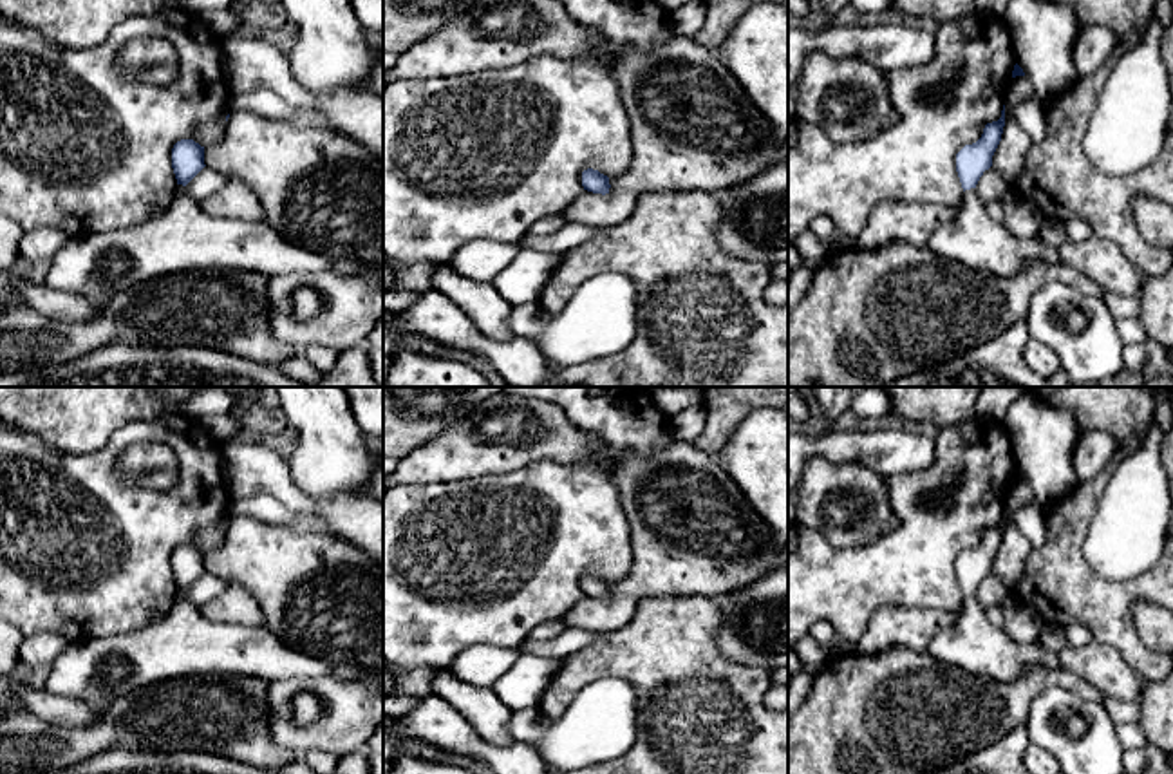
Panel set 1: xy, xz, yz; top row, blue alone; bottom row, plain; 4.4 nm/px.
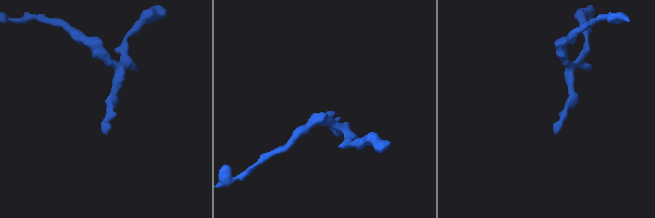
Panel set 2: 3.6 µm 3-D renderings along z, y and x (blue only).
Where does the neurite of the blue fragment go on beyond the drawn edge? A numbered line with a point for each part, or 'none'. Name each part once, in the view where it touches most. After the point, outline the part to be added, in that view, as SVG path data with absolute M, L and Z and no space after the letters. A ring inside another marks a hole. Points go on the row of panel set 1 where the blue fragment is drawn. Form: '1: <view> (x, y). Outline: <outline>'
1: yz (973, 239). Outline: M976 188L963 192L960 213L940 226L925 246L945 260L992 277L1012 277L1032 260L1057 262L1057 250L1037 237L1018 239L994 222Z

